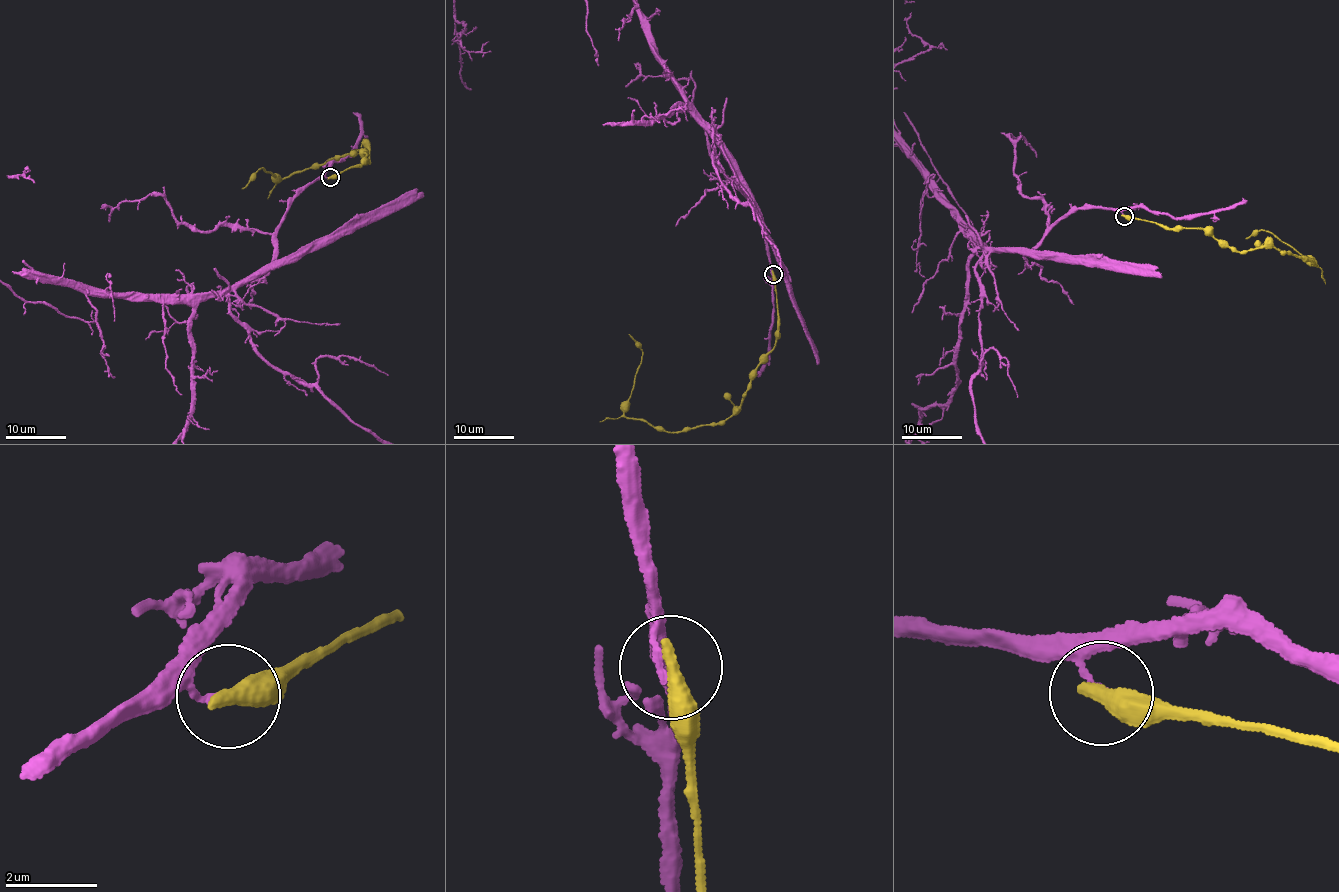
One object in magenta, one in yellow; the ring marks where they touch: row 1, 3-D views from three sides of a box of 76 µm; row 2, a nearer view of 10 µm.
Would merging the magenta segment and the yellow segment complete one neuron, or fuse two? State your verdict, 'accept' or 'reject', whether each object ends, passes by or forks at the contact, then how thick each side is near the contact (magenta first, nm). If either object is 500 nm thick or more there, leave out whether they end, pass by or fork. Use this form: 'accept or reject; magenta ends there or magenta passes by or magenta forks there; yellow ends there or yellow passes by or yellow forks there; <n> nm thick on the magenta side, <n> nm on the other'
reject; magenta ends there; yellow ends there; 150 nm thick on the magenta side, 440 nm on the other

